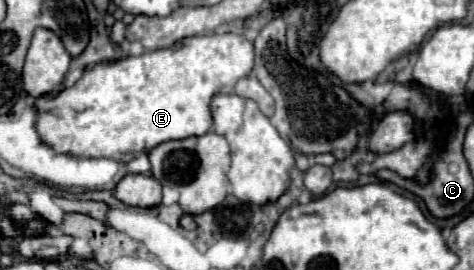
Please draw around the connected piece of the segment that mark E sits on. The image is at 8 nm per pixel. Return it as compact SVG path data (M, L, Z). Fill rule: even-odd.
M214 33L214 35L196 35L196 37L186 37L178 43L174 43L172 47L166 47L166 49L156 49L156 51L144 51L142 55L136 55L136 57L124 57L120 61L106 61L106 63L98 63L94 65L90 71L86 71L82 75L82 79L76 81L76 85L60 91L56 97L38 97L36 101L36 107L40 103L40 109L38 109L38 121L36 121L36 127L38 127L38 133L42 137L42 141L50 147L54 147L56 151L62 151L62 153L72 153L72 155L78 155L78 157L108 157L108 159L114 159L114 161L120 161L120 163L126 163L126 161L132 161L136 159L138 155L142 153L150 153L158 143L164 143L164 141L178 141L178 139L186 139L186 137L192 137L192 135L204 135L212 129L212 115L210 115L210 99L216 95L216 93L222 93L222 95L230 95L234 91L234 83L238 83L238 79L250 75L254 69L254 43L250 39L246 39L244 35L236 35L236 33Z

